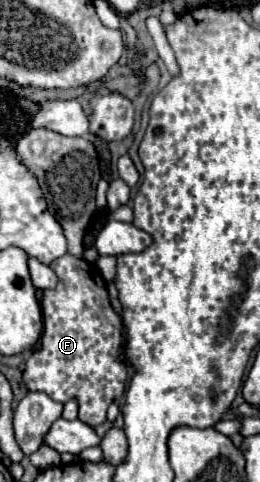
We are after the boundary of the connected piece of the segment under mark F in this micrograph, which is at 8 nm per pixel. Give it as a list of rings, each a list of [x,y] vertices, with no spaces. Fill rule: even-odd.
[[[66,254],[52,264],[58,276],[58,286],[54,290],[44,290],[42,294],[42,316],[46,310],[46,332],[42,332],[40,336],[40,348],[36,348],[28,358],[22,380],[30,392],[44,392],[56,402],[78,400],[78,420],[88,426],[98,426],[106,422],[108,406],[118,400],[126,390],[128,358],[120,358],[120,352],[126,352],[128,346],[126,326],[122,322],[122,316],[112,308],[106,282],[96,266],[72,254]]]

